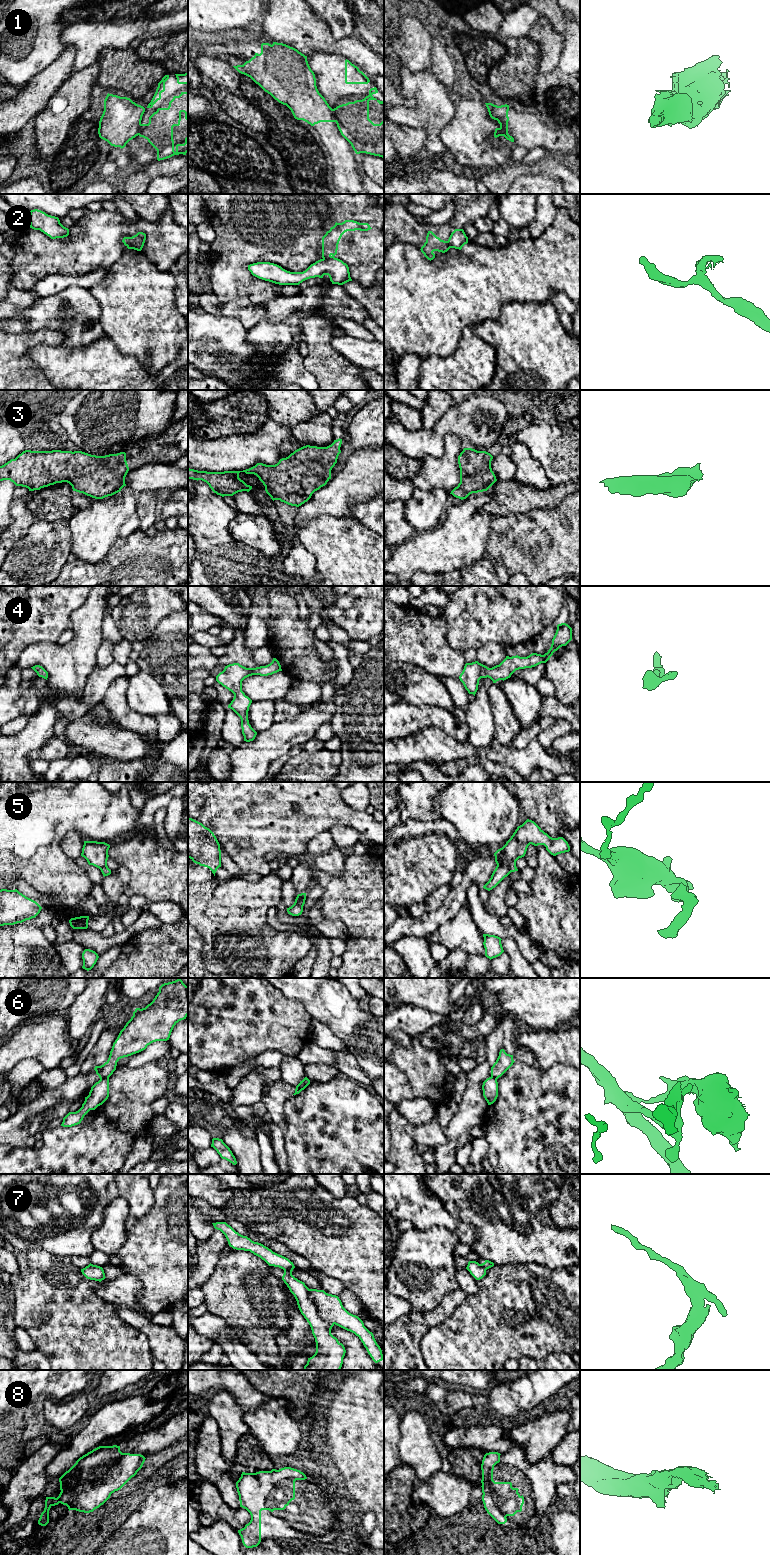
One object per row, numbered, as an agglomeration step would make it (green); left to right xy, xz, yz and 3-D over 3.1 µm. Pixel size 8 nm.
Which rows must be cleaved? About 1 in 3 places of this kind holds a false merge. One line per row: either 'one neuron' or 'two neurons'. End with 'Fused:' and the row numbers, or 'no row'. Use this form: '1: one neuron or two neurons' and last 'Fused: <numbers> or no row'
1: two neurons
2: two neurons
3: one neuron
4: one neuron
5: two neurons
6: two neurons
7: two neurons
8: one neuron
Fused: 1, 2, 5, 6, 7

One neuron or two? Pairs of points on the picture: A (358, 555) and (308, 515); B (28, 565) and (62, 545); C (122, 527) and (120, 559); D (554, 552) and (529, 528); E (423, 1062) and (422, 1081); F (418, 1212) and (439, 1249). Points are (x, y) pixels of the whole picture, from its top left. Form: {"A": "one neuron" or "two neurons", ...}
{"A": "two neurons", "B": "one neuron", "C": "two neurons", "D": "one neuron", "E": "one neuron", "F": "two neurons"}

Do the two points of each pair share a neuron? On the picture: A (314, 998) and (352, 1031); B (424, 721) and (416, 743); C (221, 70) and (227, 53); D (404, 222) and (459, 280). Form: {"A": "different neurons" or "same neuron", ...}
{"A": "same neuron", "B": "different neurons", "C": "different neurons", "D": "different neurons"}

